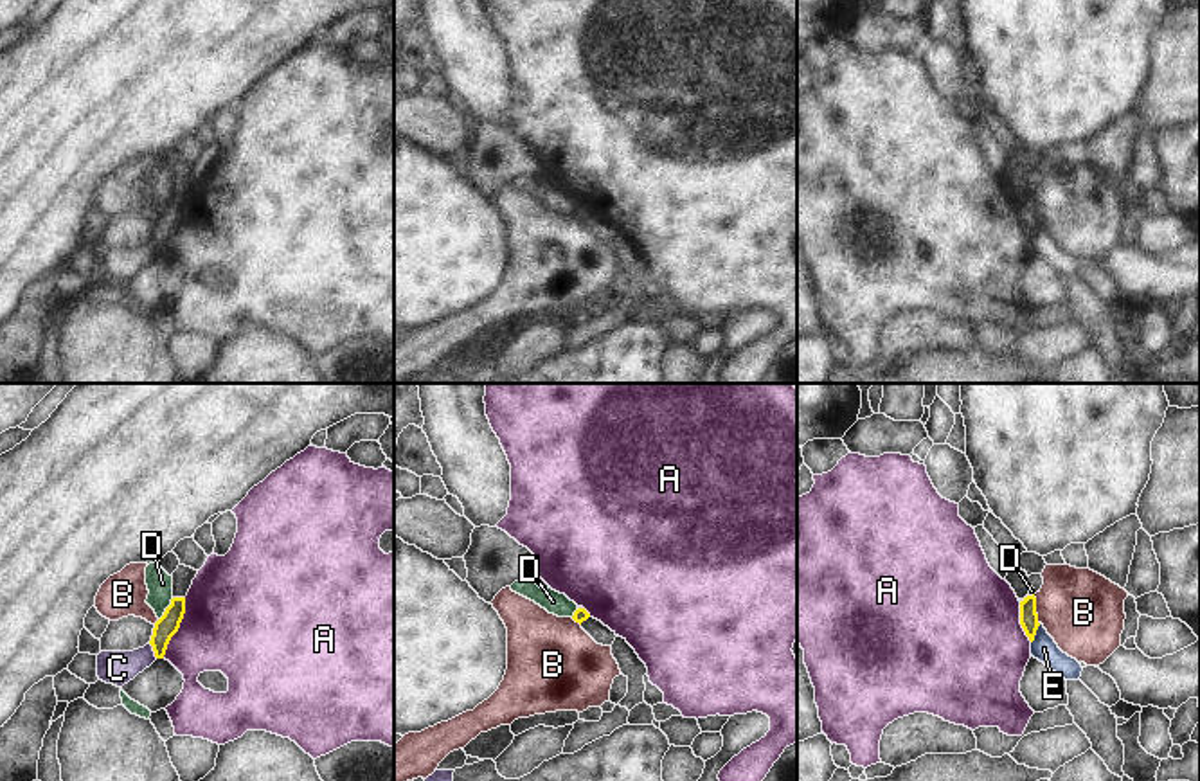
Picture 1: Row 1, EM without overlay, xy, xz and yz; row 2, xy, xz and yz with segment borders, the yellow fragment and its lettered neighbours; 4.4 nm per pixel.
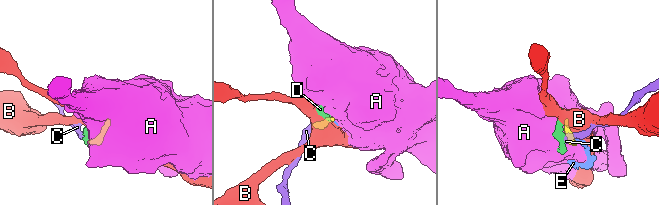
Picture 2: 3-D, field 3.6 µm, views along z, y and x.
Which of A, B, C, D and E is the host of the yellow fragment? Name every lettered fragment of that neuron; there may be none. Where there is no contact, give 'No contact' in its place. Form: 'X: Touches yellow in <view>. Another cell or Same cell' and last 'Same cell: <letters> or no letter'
A: Touches yellow in xy. Another cell
B: Touches yellow in yz. Another cell
C: Touches yellow in xy. Another cell
D: Touches yellow in xy. Another cell
E: Touches yellow in yz. Another cell
Same cell: no letter.

